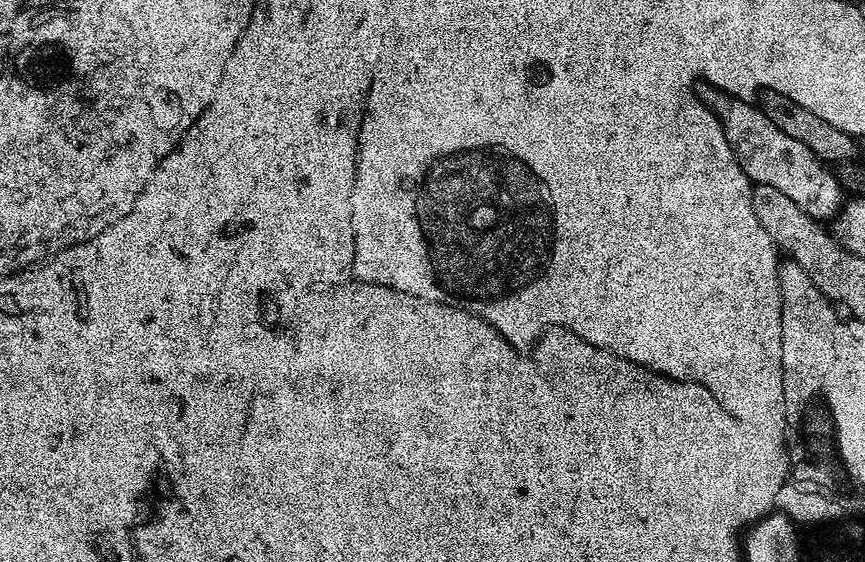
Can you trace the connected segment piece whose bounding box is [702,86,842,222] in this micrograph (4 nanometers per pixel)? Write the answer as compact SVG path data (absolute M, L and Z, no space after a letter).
M711 86L703 89L702 99L720 120L726 142L730 142L734 158L738 158L738 166L742 166L753 185L774 186L774 190L786 194L786 198L790 198L790 202L794 202L794 206L798 206L798 210L802 210L811 220L828 222L840 215L842 189L835 171L806 150L802 142L790 138L790 134L782 134L782 130L778 130L778 126L774 126L774 122L770 122L770 118L766 118L755 103L738 100Z

